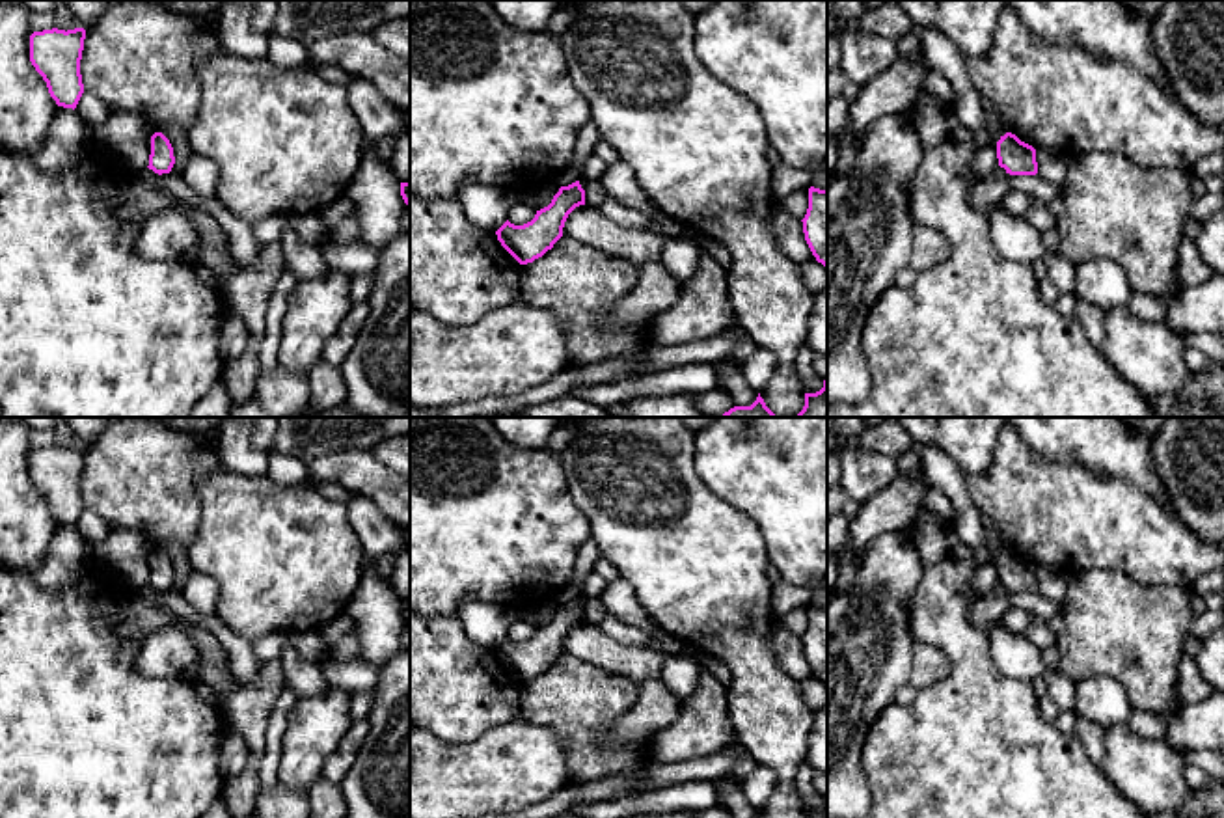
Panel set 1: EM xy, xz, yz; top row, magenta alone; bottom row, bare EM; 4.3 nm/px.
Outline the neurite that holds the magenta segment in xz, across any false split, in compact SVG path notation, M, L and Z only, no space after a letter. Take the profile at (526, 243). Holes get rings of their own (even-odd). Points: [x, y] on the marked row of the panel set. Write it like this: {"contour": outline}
{"contour": "M576 181L561 186L551 203L537 211L531 222L514 225L507 220L496 231L497 240L520 265L533 263L563 237L568 214L579 205L585 205L585 190Z"}

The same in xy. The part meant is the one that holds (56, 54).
{"contour": "M43 30L30 35L30 61L58 106L76 108L82 93L80 60L86 30Z"}

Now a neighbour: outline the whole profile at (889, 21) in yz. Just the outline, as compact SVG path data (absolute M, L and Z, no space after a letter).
M827 0L827 34L842 35L846 32L876 34L892 41L911 32L913 24L896 0L885 0L877 7L864 7L853 22L842 22L835 0Z

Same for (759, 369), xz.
M758 348L747 361L741 363L747 384L760 391L777 371L777 358L766 348Z

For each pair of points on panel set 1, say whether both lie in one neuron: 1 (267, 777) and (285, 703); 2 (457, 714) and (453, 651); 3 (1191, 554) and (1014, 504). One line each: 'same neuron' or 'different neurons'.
1: same neuron
2: same neuron
3: same neuron

